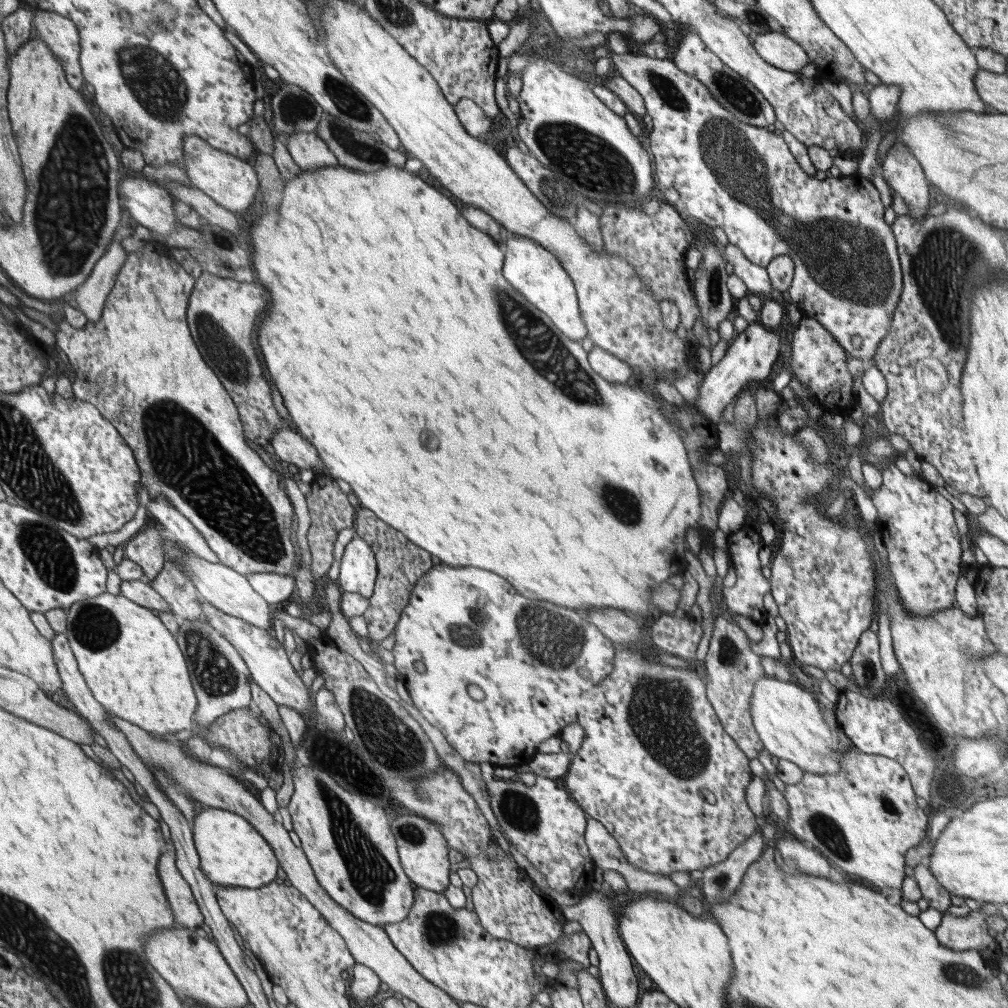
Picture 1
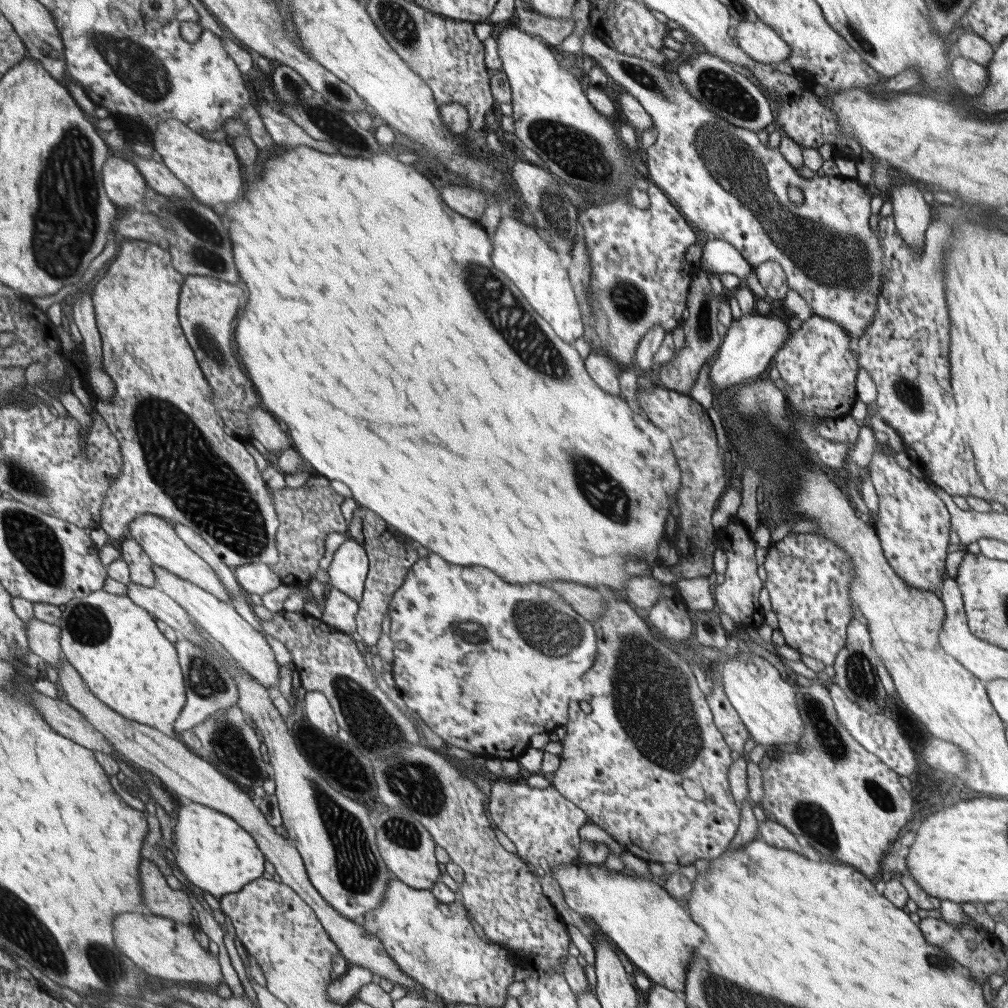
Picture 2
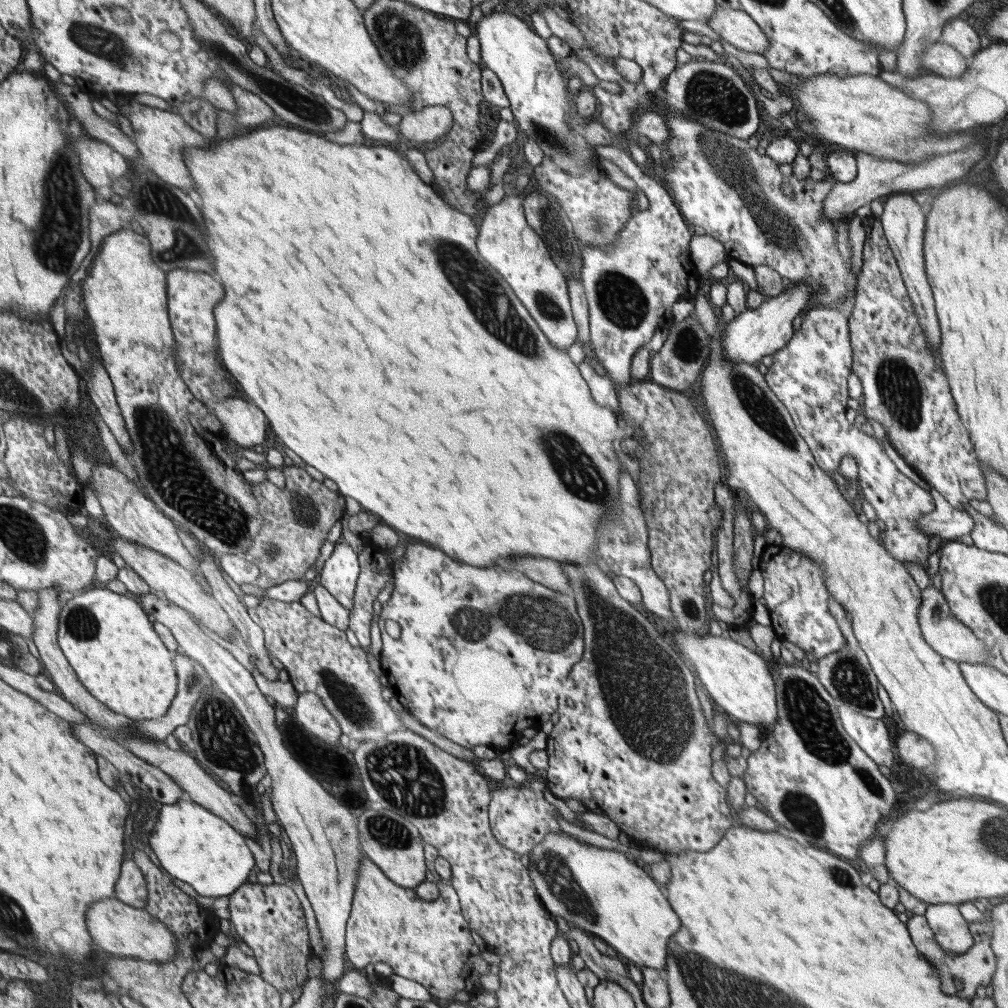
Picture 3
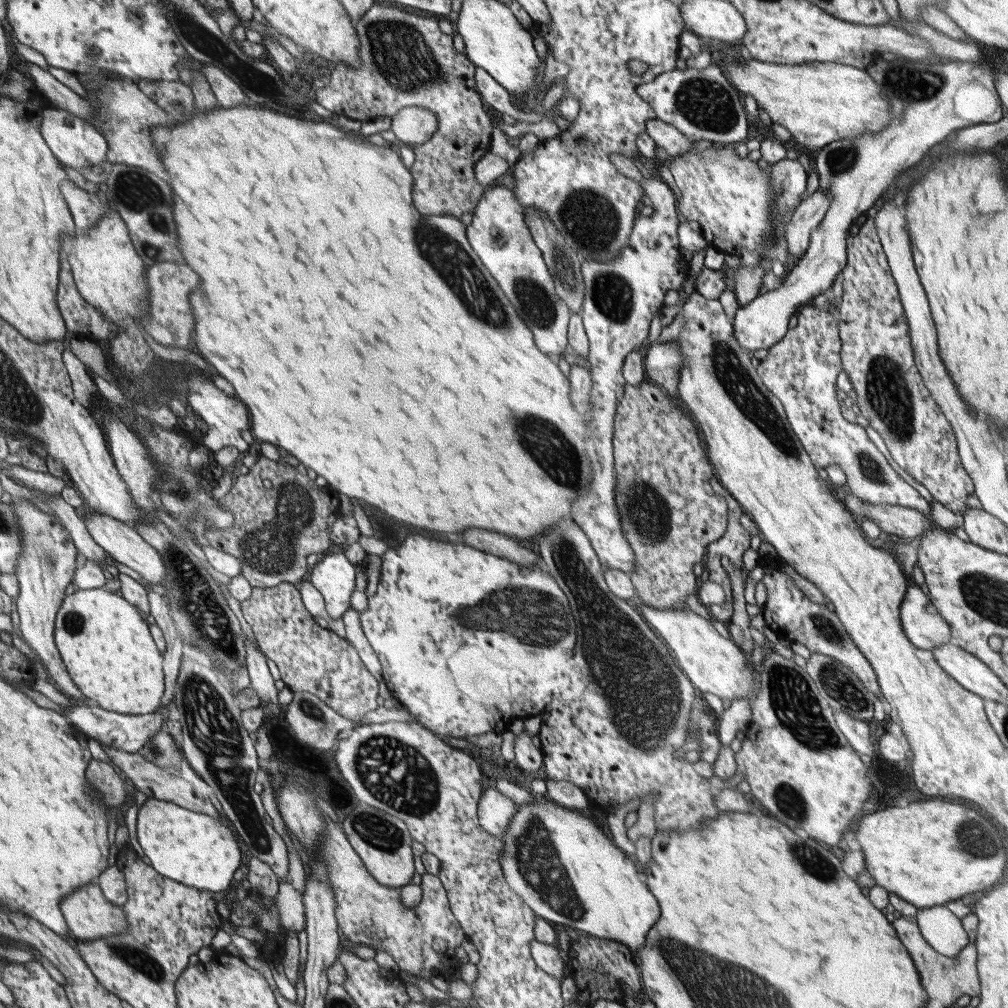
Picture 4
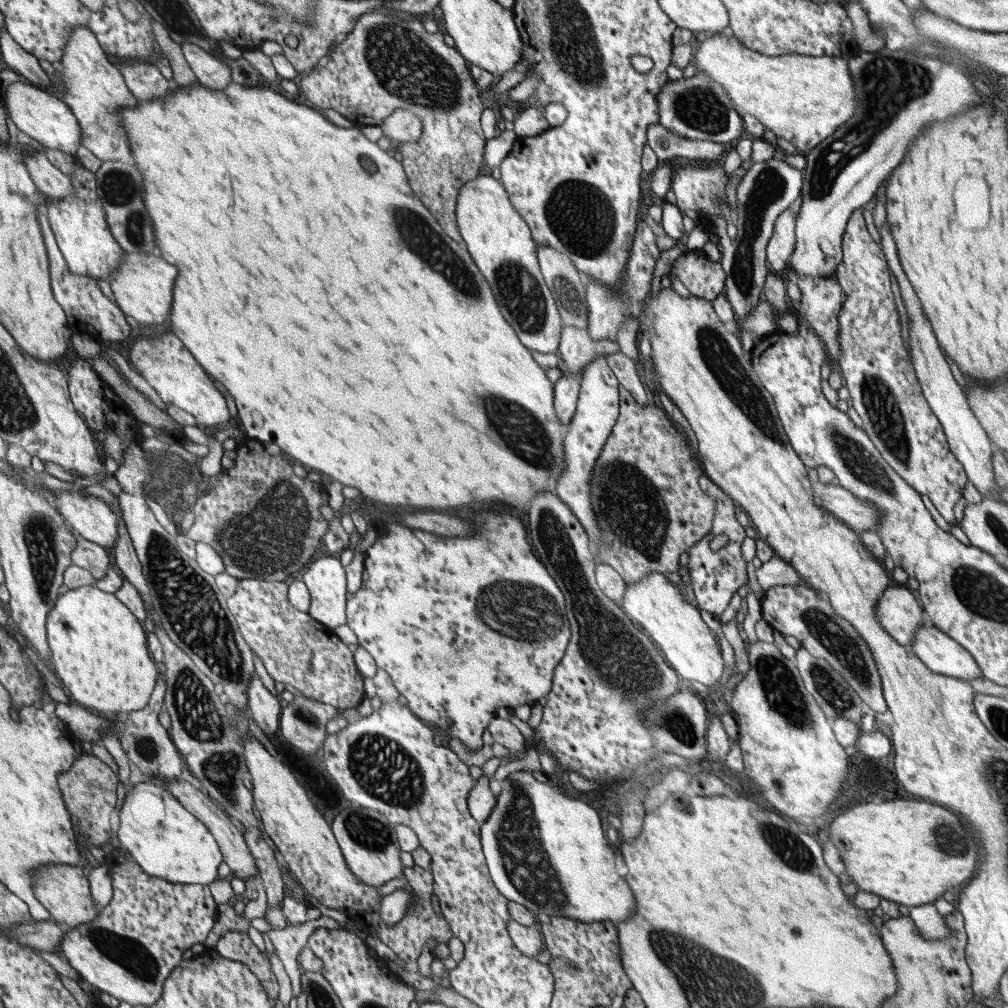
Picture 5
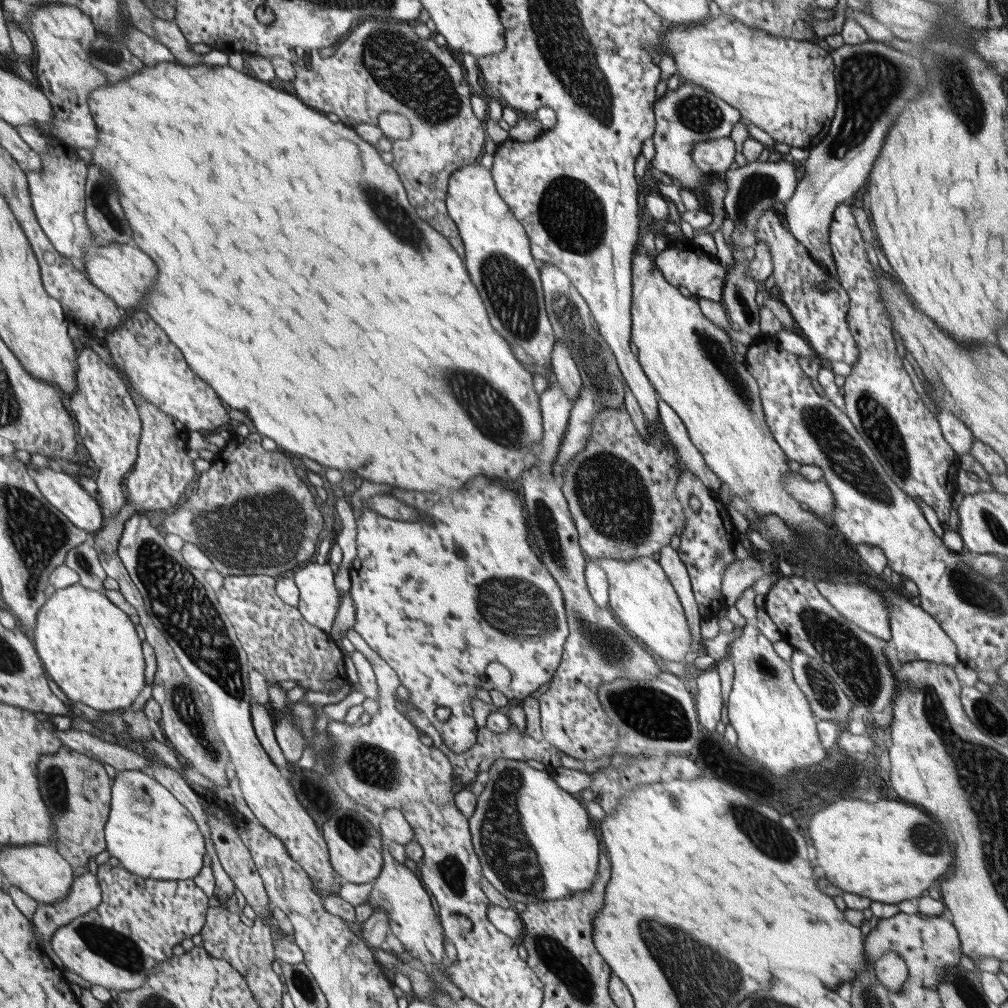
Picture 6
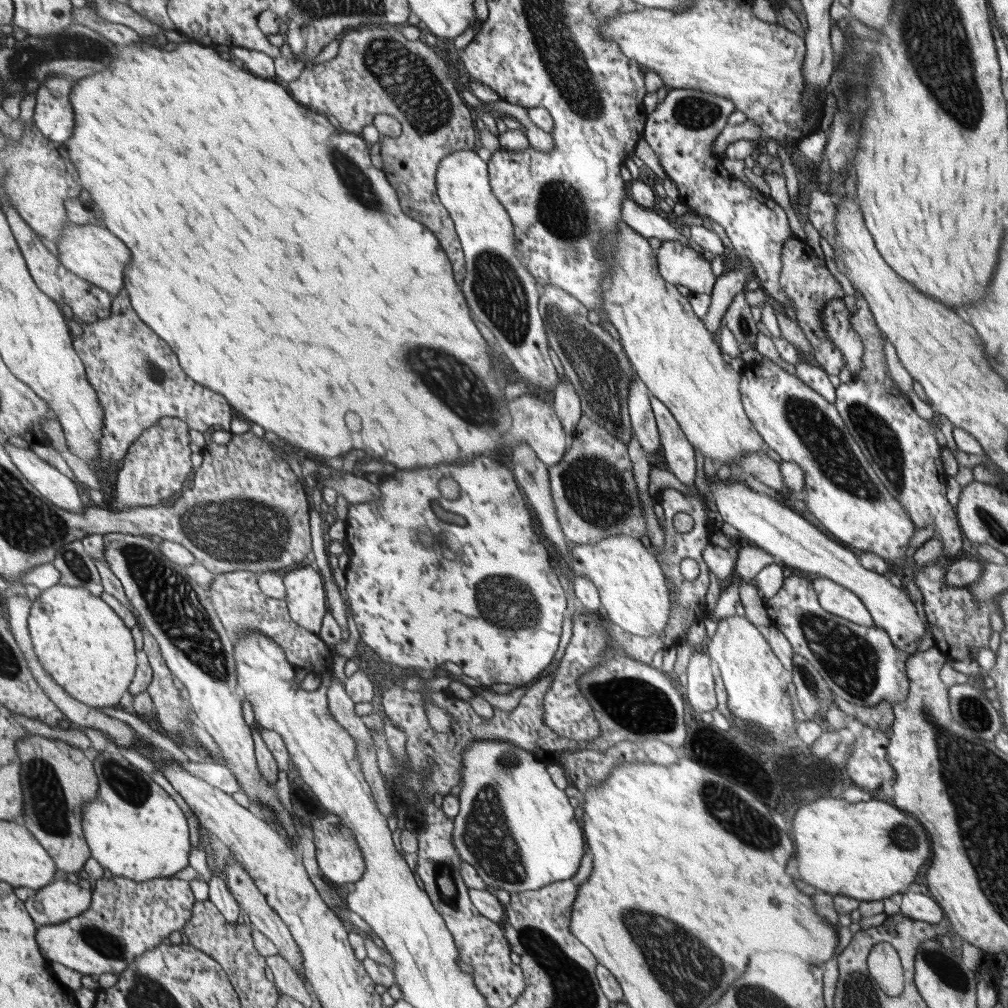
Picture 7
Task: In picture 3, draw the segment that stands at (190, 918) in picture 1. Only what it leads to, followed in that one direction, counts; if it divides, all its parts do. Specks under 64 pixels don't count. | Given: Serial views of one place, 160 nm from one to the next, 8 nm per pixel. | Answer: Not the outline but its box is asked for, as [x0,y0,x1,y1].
[116,860,149,909]

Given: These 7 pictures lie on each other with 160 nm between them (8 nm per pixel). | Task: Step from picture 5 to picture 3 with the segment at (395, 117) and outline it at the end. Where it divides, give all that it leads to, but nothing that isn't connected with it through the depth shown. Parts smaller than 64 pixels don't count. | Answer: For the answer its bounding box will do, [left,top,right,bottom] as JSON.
[399,106,454,146]

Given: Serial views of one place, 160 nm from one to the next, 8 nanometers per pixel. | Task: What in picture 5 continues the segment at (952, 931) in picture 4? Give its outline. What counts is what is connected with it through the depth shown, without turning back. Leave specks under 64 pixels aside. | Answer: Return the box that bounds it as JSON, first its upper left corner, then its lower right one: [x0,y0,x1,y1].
[909,903,951,940]

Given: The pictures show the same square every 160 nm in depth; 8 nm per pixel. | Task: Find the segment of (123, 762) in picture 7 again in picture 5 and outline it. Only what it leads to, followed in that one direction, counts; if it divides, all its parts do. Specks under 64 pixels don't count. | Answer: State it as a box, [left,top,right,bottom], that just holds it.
[117,781,222,884]

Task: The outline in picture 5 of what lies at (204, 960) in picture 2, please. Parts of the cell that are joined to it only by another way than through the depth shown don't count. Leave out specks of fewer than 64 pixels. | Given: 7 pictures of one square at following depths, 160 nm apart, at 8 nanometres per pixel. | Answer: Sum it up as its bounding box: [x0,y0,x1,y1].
[33,864,102,929]

